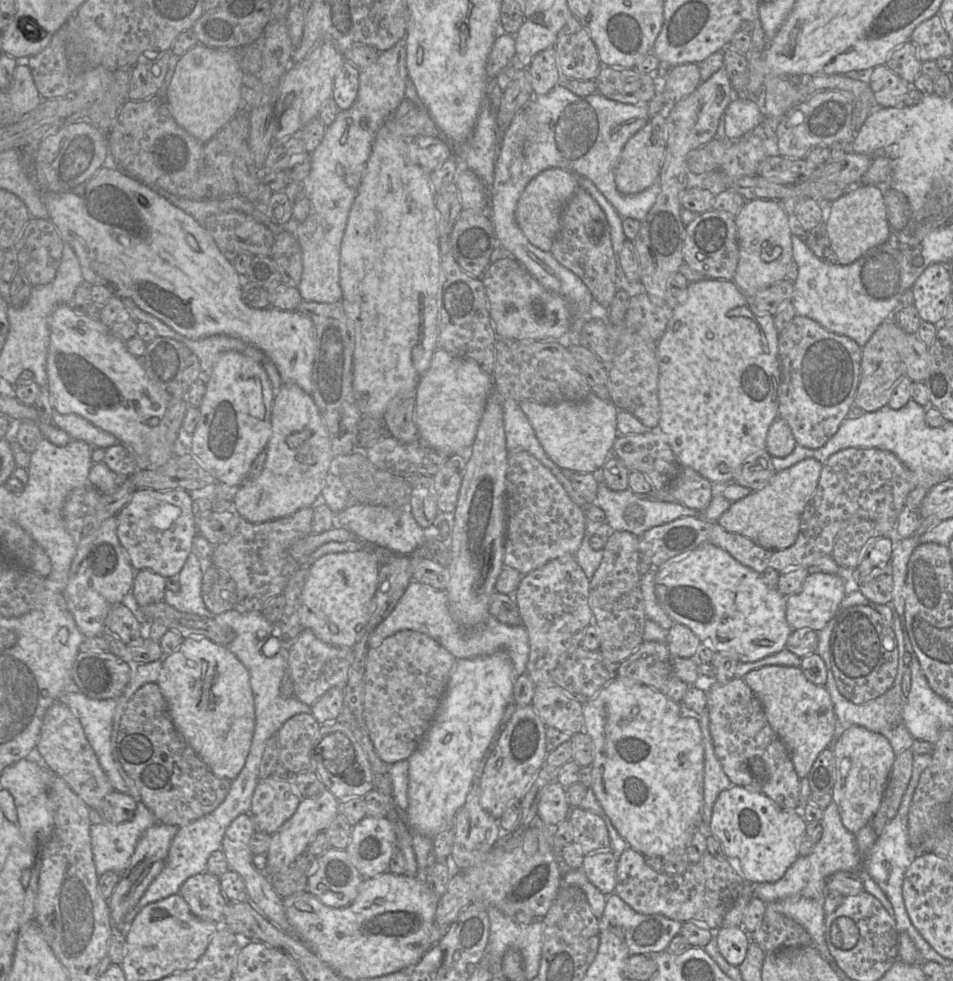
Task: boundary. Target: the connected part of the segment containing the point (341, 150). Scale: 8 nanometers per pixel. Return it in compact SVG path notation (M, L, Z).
M404 36L392 48L380 52L372 65L359 69L359 90L355 102L349 109L338 112L334 122L326 128L322 142L310 154L311 169L302 182L302 188L311 202L312 212L317 217L317 228L313 233L307 232L302 223L293 218L284 224L271 222L265 214L265 209L240 195L225 199L191 200L156 186L148 187L191 215L200 224L205 223L212 215L238 211L252 216L256 221L267 226L274 235L281 232L291 233L298 240L302 251L303 273L297 286L302 300L319 303L341 301L343 298L340 286L342 239L376 135L405 98L408 80L406 50L407 42Z

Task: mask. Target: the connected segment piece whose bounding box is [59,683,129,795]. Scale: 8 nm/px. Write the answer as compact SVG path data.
M70 683L68 686L66 686L59 701L66 704L71 712L79 719L85 736L92 746L98 762L108 777L114 791L128 795L129 788L120 775L111 753L111 733L115 709L117 707L117 699L91 699L82 693L75 683Z

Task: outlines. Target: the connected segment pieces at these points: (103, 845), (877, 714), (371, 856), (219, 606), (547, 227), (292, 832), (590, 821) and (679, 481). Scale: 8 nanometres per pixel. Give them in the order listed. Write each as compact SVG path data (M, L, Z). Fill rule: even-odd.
M136 802L132 820L110 824L95 820L91 826L91 845L96 873L100 877L107 871L122 875L129 867L137 843L144 832L157 822L145 804Z
M835 616L821 631L818 632L818 647L816 653L823 659L826 666L827 680L825 687L830 694L833 703L834 714L839 727L850 727L854 725L861 726L869 731L883 735L891 744L895 753L895 757L904 750L911 749L914 738L906 728L902 718L902 710L906 703L906 697L902 692L902 678L905 672L905 663L901 662L900 657L898 658L897 675L894 683L883 695L863 704L854 704L840 694L833 676L830 663L830 638L834 628Z
M365 816L353 826L351 842L345 850L367 879L388 871L394 846L396 838L389 819Z
M212 565L203 575L201 595L207 609L217 615L235 608L237 587L226 570Z
M561 168L546 169L529 182L518 200L515 217L518 226L534 246L551 251L562 210L578 188L577 176Z
M326 789L321 795L311 798L302 798L301 802L293 814L277 832L271 835L271 843L266 854L267 864L265 874L267 877L286 870L290 865L294 865L296 859L307 849L312 839L330 826L338 815L340 801Z
M575 807L569 812L568 820L573 828L573 843L579 846L584 856L595 852L611 852L608 829L600 816L580 807Z
M681 466L668 488L678 503L698 514L707 509L713 497L713 484L690 467Z

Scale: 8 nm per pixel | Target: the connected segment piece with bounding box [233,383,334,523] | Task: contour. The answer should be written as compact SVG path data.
M293 383L282 384L280 390L278 392L275 392L274 401L272 404L271 426L272 426L272 434L266 446L267 458L260 476L251 482L242 483L238 487L237 492L235 493L233 499L234 505L236 506L239 515L252 523L262 523L287 517L303 507L313 506L313 504L321 500L321 491L324 486L325 478L333 470L334 456L331 449L331 443L328 431L311 394L306 393L302 388L300 388L296 384Z

